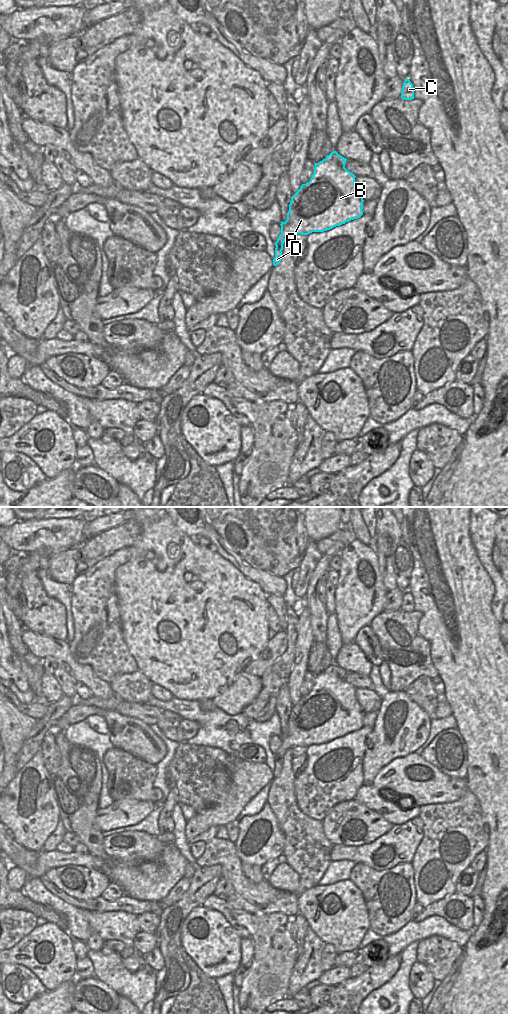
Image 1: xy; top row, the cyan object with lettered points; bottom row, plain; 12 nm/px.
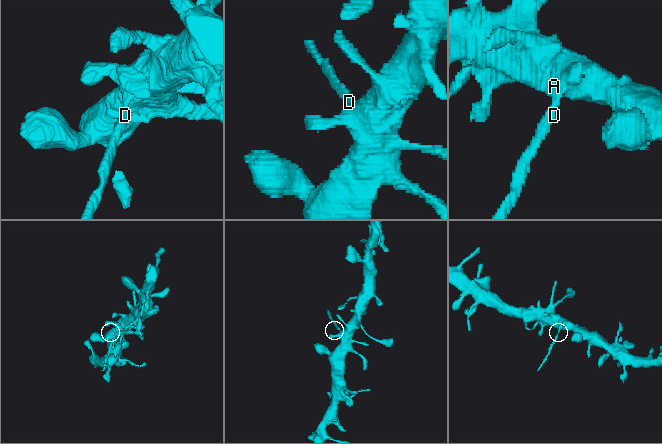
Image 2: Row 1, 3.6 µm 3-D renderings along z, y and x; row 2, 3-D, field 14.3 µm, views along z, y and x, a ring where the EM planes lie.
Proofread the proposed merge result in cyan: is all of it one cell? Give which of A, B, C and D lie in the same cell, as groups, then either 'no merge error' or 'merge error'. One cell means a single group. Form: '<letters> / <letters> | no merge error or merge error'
A B C / D | merge error

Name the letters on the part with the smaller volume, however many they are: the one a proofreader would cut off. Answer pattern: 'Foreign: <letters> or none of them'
Foreign: D

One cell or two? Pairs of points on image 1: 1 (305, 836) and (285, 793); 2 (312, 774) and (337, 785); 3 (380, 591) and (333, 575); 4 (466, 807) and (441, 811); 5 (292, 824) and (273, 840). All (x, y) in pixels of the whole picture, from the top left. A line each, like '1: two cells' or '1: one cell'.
1: one cell
2: one cell
3: two cells
4: one cell
5: two cells

